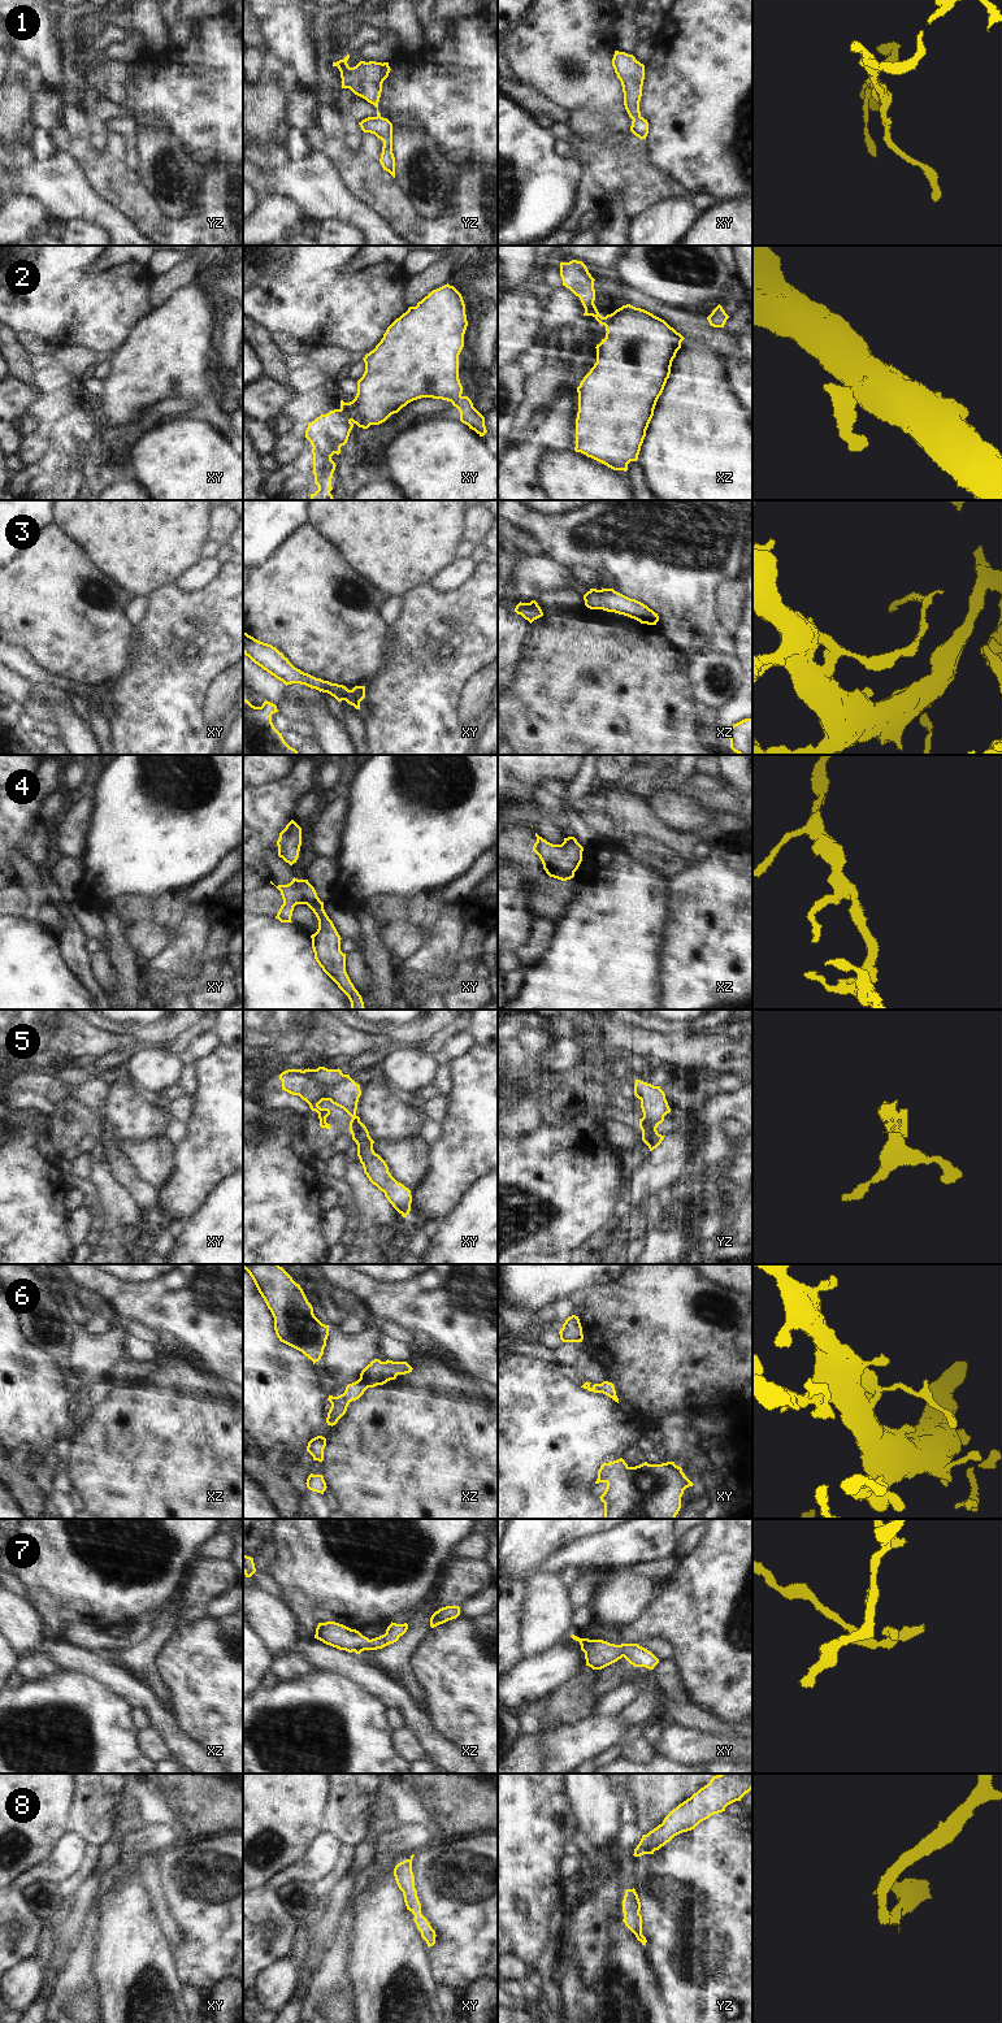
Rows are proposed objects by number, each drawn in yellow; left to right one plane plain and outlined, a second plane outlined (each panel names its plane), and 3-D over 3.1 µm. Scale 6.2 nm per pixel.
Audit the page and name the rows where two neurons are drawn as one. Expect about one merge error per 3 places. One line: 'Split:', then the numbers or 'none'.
Split: 2

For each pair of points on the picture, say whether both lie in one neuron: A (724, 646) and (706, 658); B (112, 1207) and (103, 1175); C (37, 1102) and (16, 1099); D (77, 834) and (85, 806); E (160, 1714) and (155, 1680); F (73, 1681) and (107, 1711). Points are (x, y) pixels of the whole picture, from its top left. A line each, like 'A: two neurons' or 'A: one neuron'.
A: two neurons
B: one neuron
C: one neuron
D: one neuron
E: two neurons
F: one neuron

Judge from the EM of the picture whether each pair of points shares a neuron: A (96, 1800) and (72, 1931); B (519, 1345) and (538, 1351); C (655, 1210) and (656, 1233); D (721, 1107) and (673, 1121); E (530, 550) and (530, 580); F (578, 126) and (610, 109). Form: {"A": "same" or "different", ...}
{"A": "different", "B": "same", "C": "same", "D": "different", "E": "different", "F": "different"}

